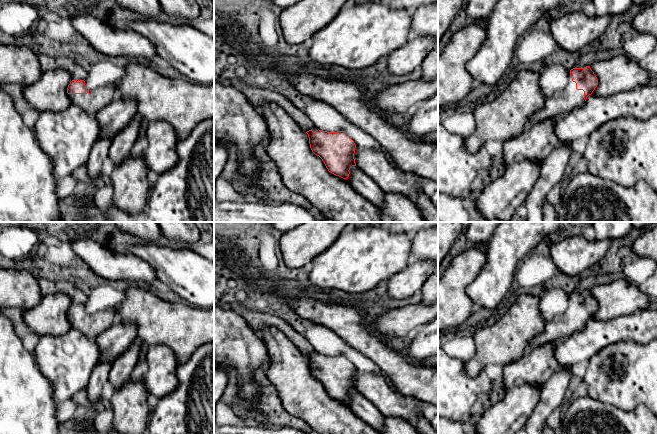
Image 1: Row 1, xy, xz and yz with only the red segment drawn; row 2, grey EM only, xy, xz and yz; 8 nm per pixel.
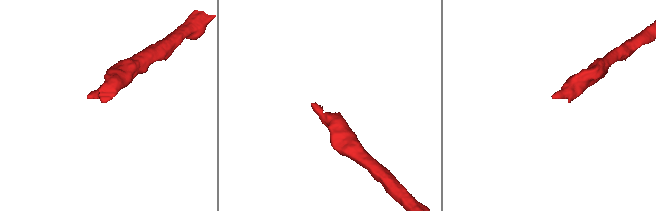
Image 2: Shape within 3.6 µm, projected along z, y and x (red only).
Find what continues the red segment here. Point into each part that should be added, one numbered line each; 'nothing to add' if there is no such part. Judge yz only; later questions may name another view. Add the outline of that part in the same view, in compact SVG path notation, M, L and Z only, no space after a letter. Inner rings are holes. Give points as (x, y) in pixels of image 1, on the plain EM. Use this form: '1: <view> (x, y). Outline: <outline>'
1: yz (568, 322). Outline: M569 298L566 310L546 323L543 332L529 342L527 349L556 343L574 332L581 331L584 327L584 315L576 313L576 307Z

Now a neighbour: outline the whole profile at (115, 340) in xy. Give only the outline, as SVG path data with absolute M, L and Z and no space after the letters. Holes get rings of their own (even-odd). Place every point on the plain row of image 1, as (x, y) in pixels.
M117 320L96 338L100 350L99 362L113 362L131 346L136 337L135 324L121 323Z

